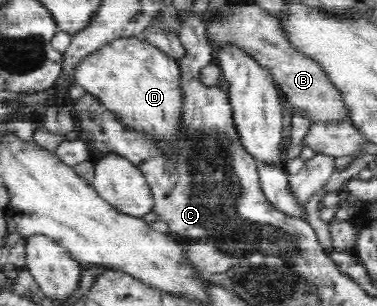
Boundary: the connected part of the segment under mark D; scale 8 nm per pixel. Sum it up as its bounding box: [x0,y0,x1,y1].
[70,36,181,138]

